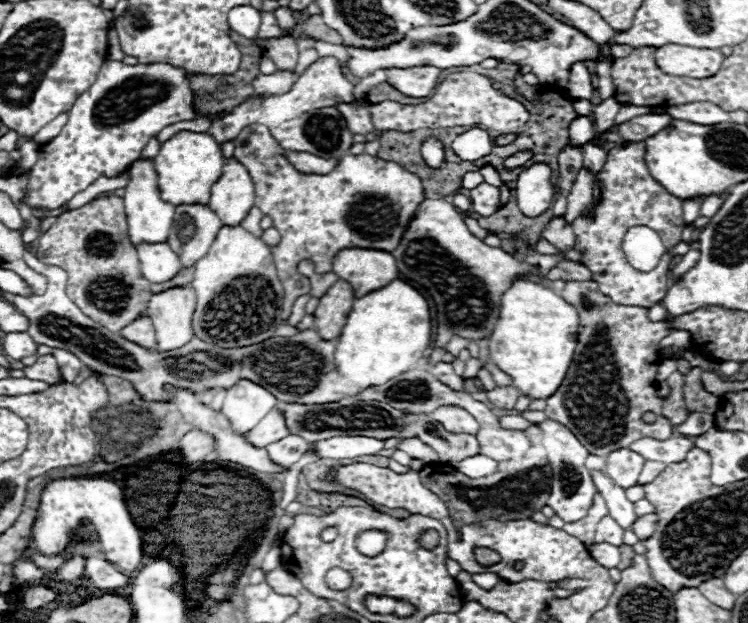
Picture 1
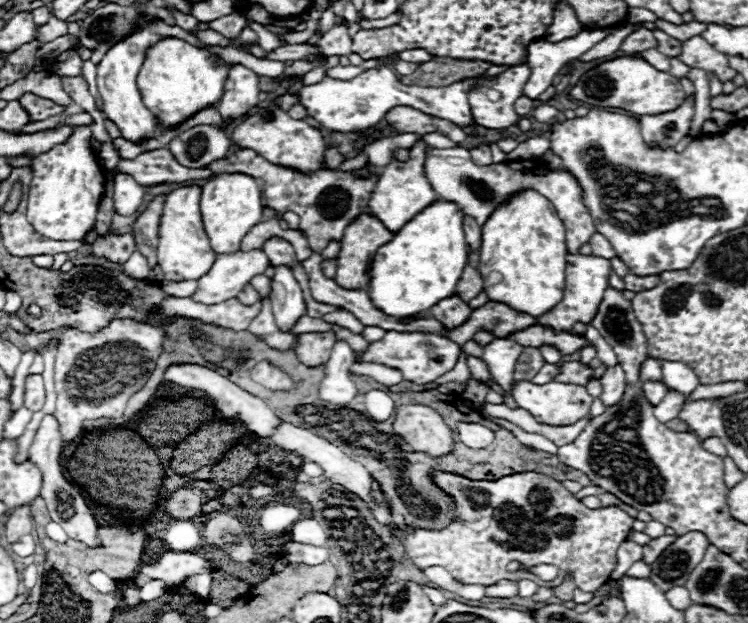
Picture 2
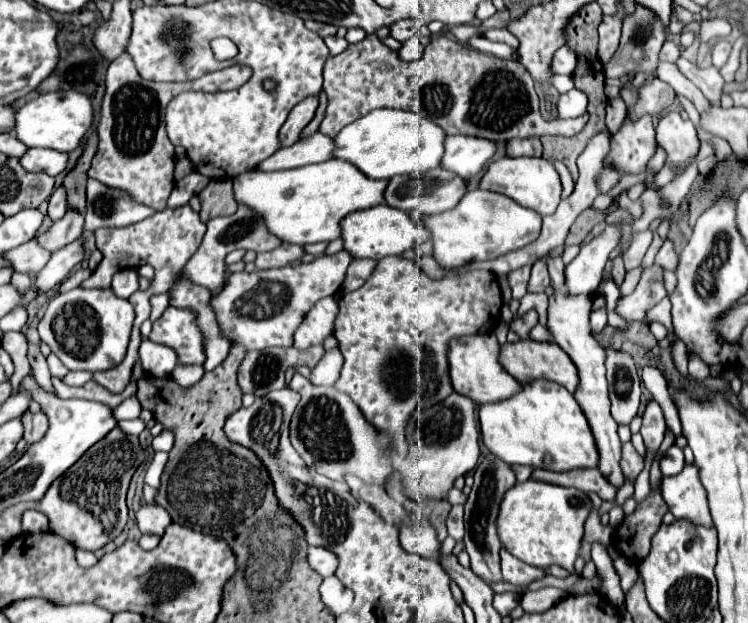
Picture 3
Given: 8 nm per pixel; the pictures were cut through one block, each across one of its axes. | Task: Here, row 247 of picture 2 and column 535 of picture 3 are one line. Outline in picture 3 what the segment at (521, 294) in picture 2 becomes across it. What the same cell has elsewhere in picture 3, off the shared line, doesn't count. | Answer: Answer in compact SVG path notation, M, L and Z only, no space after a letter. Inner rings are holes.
M526 480L506 492L500 514L498 532L506 550L522 562L538 568L558 564L568 572L574 572L574 560L578 558L580 542L584 536L584 524L592 512L592 502L586 492L578 488L564 488L538 480Z

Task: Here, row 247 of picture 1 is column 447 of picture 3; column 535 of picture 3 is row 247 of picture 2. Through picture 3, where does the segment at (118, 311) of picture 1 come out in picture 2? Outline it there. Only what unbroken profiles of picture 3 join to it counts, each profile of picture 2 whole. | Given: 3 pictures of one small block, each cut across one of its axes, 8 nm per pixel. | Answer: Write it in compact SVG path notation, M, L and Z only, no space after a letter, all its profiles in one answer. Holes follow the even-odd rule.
M106 232L104 236L96 238L90 244L90 250L92 250L92 256L96 258L106 258L110 262L124 264L130 258L130 254L136 250L136 242L132 234Z

